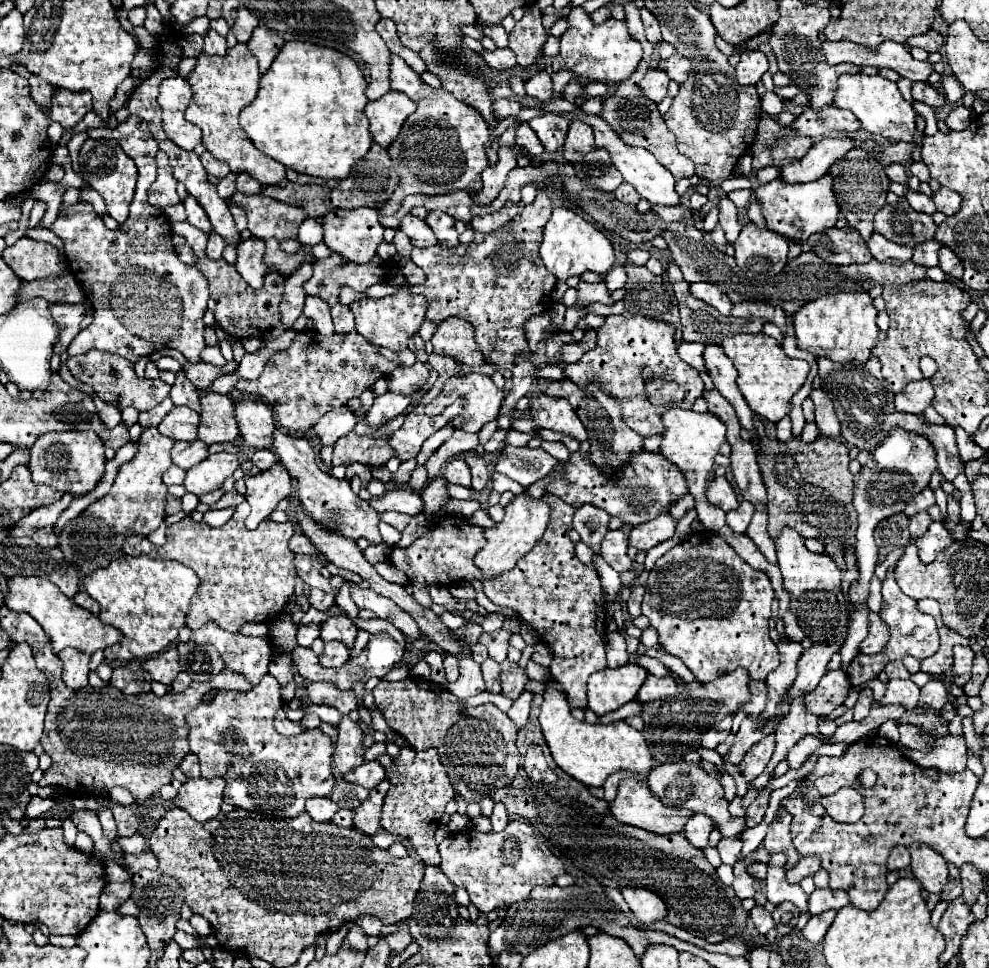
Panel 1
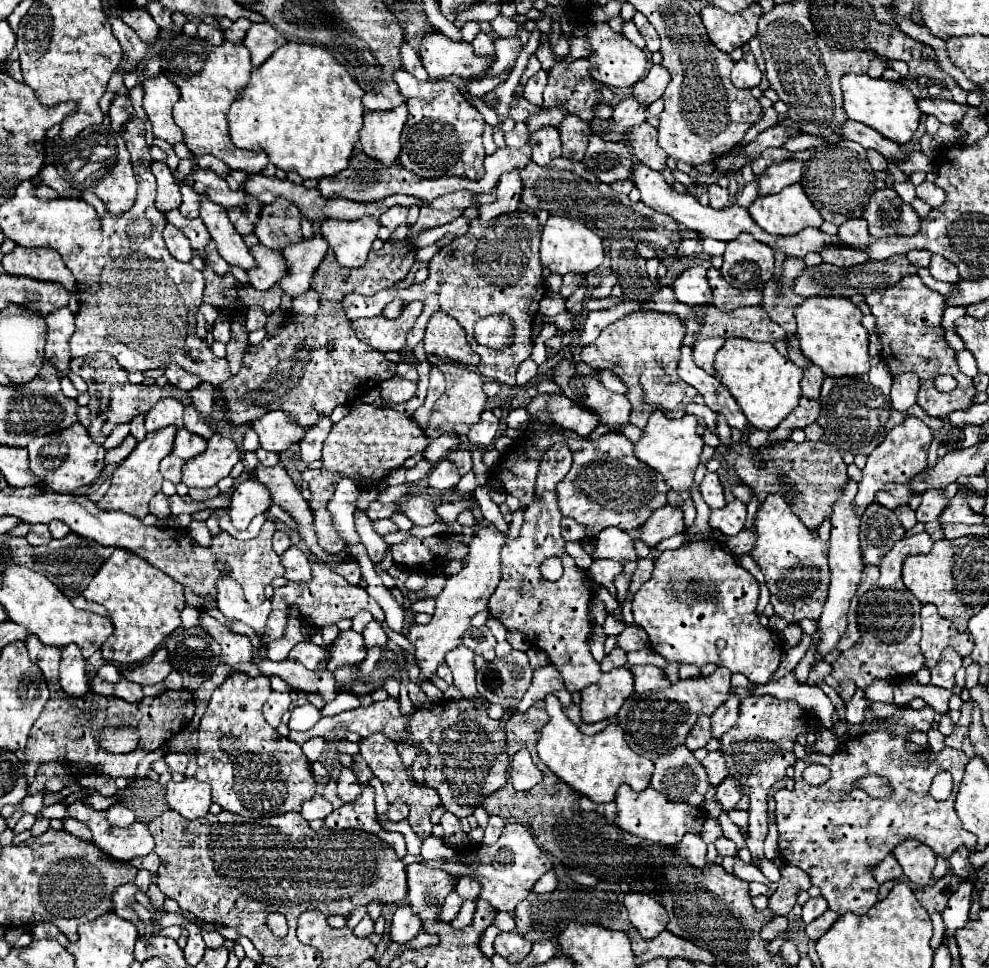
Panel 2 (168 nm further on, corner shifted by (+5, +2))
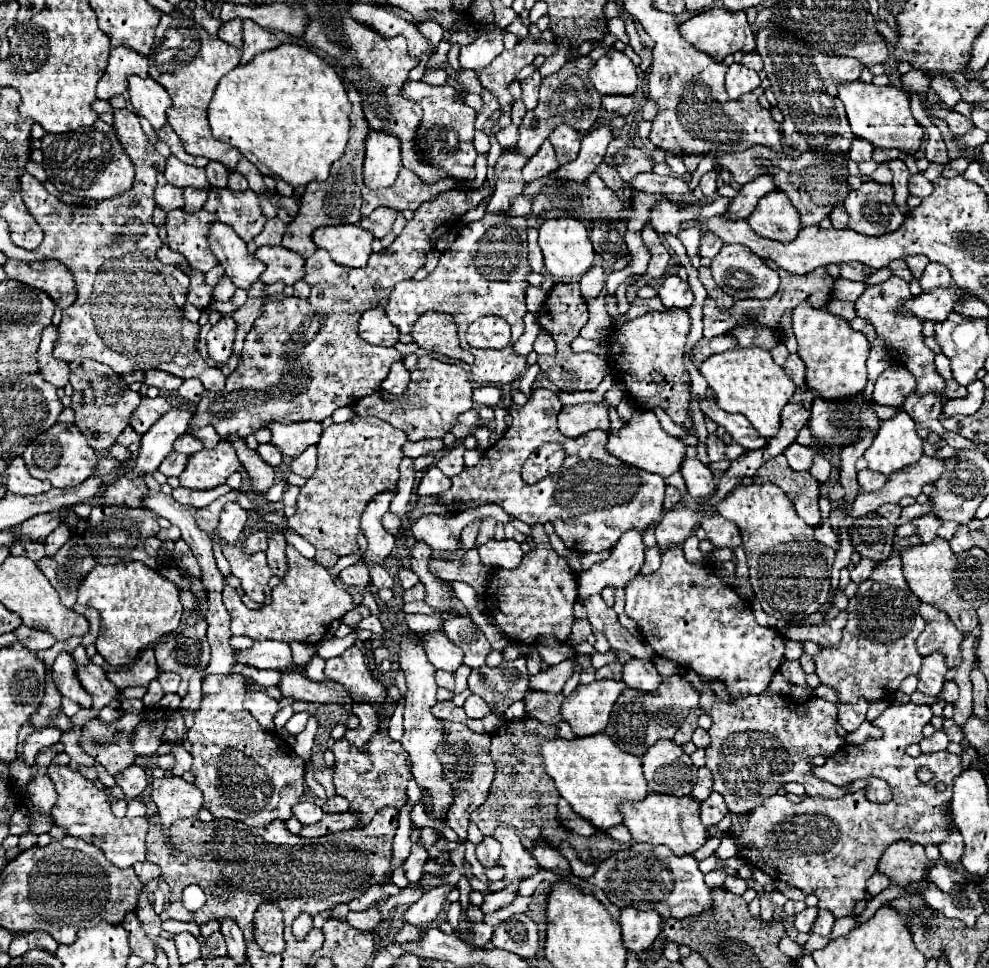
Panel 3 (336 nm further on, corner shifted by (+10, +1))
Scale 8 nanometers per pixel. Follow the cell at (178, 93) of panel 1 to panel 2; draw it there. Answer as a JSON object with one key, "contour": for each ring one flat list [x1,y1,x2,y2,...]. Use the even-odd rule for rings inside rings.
{"contour":[[157,75,155,79,143,81,143,85,145,85,143,107,153,125,153,135,171,145,183,143,185,135,181,135,181,129,175,125,171,115,173,103,177,103,179,99,177,85,173,85,165,75]]}

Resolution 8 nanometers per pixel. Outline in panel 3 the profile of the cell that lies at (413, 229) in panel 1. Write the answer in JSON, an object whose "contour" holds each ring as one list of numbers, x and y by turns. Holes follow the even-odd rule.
{"contour":[[376,208,370,216,362,216,358,226,372,232,374,238,380,240,390,232,392,222,396,220,396,216,398,216,398,212,392,210,392,208]]}

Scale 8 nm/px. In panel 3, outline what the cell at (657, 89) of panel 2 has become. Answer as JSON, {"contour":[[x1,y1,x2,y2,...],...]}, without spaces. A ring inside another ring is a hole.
{"contour":[[602,96,602,106,608,112,616,112,620,116,628,116,634,110,636,96]]}

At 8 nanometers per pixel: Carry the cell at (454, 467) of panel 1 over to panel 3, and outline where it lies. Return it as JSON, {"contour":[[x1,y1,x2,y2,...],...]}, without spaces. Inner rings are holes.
{"contour":[[430,466,424,472,424,476,422,476,420,484,418,484,416,494,418,496,434,496,434,494,446,492,448,488,450,488,450,478,446,478,436,466]]}

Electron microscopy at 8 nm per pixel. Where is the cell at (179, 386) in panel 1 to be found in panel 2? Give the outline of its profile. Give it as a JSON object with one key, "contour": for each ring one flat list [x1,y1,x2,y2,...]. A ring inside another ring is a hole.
{"contour":[[193,403,185,405,185,429,195,433,195,435,201,435,203,439,209,439,213,435,213,429,207,425,207,421,197,413,197,409,193,407]]}

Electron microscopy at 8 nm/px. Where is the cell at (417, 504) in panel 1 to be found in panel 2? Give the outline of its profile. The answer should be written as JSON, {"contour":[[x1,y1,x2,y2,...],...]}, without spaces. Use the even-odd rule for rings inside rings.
{"contour":[[411,495,407,501,399,503,399,509,415,523,415,525,431,525,433,521,437,521,437,513,435,507,429,499,421,497,421,495]]}

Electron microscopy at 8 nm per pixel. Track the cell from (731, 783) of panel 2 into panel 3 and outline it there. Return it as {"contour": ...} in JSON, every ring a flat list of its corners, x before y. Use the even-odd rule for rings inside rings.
{"contour":[[712,792,708,800,702,802,702,814,700,814,700,820,706,828,710,826,716,826,724,816,728,814,728,808,724,804,724,798,720,798,718,792]]}

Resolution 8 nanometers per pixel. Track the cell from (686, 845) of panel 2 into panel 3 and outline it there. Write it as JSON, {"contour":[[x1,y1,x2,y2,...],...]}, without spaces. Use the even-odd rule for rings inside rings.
{"contour":[[632,844,626,850,620,850,606,858,590,878,584,878,590,884,598,886,612,904,618,908,636,908,636,910,656,910,664,920,666,918,688,918,712,910,710,888,704,884,704,874,698,868,694,856,674,856,672,850,652,844]]}

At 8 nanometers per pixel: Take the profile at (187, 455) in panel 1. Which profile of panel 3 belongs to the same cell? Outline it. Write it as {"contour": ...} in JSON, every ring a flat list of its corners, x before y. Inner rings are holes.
{"contour":[[182,434,176,442,174,442,174,450,176,452,182,452,182,454,196,454,196,452,200,452,204,446,202,446,202,442,198,440,198,438,194,438,192,434]]}

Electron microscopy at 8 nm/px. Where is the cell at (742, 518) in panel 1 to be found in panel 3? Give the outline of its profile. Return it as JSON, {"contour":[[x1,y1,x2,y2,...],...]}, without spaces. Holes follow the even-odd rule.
{"contour":[[714,514,714,516,706,518,706,520,702,522,702,528,706,530,708,540,712,542,712,546,714,546,716,550,720,550,720,548,736,550,736,548,742,544,736,524,732,524,730,520,722,518,720,514]]}

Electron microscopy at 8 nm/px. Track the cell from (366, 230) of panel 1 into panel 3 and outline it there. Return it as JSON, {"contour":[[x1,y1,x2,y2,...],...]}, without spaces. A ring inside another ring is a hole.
{"contour":[[340,224,318,228,312,240,318,248,324,248,336,264,360,268,372,254,374,236,356,224]]}

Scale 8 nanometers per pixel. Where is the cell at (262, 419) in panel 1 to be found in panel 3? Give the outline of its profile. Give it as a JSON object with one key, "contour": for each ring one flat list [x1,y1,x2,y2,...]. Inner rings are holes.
{"contour":[[296,422,296,424,268,424,272,430,272,444,282,448,286,458,300,456,308,446,318,444,322,436,320,422]]}

